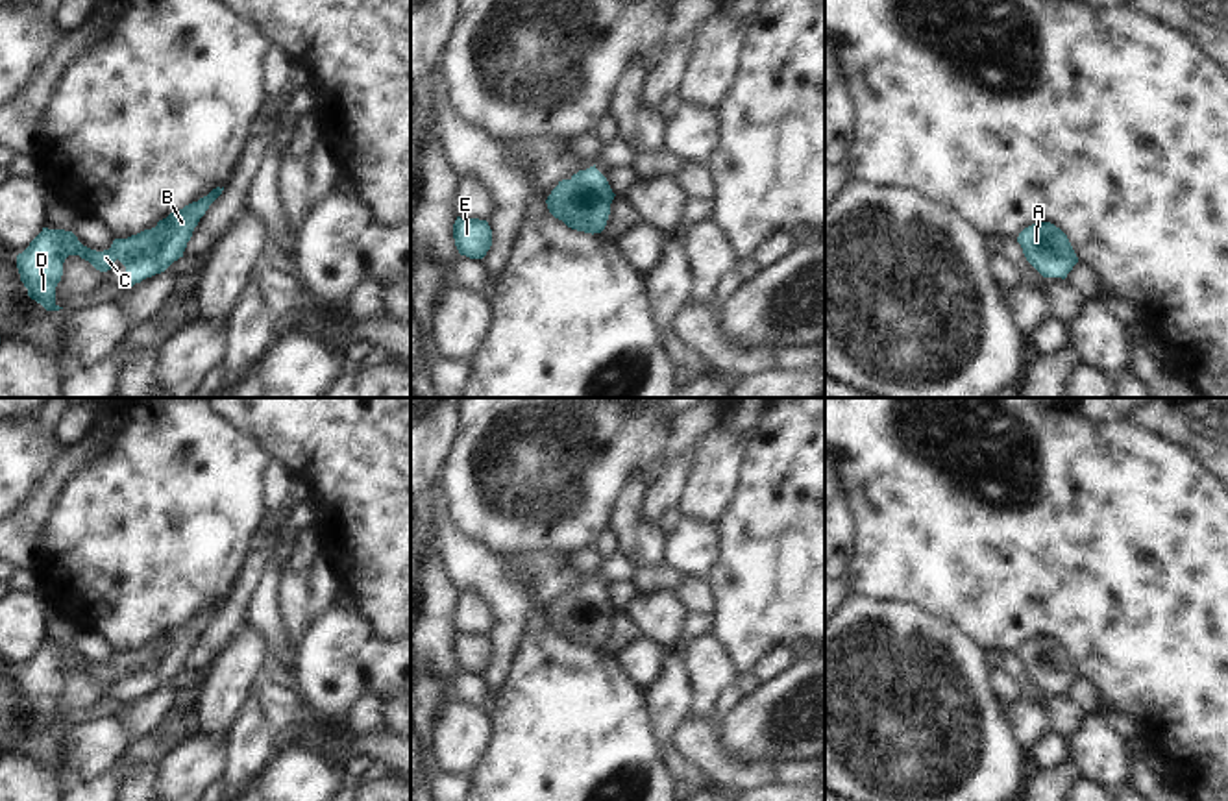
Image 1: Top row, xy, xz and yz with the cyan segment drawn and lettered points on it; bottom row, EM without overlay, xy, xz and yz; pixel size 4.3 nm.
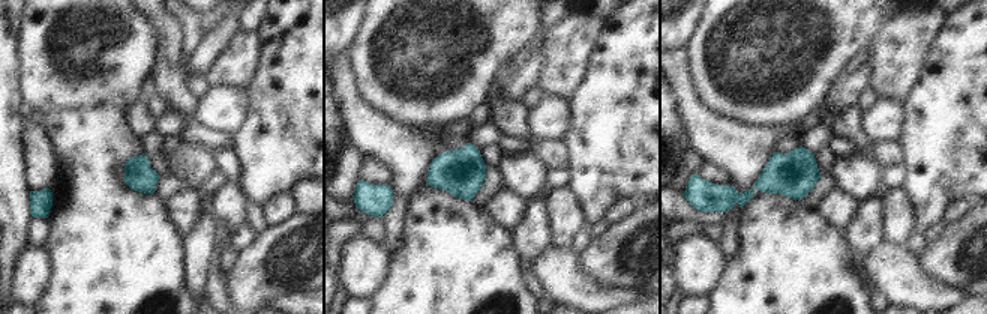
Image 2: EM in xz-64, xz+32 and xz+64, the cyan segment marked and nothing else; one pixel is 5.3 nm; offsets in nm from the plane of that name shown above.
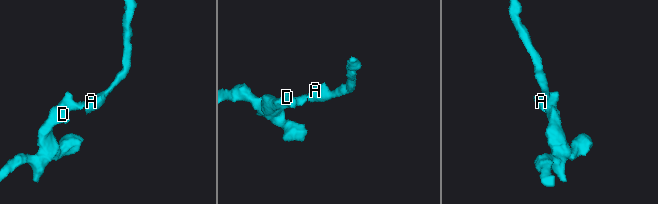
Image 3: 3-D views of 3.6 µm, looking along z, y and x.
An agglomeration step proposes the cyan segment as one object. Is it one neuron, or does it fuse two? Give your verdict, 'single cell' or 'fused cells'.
single cell

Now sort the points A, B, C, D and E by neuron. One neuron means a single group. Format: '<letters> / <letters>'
A B C D E

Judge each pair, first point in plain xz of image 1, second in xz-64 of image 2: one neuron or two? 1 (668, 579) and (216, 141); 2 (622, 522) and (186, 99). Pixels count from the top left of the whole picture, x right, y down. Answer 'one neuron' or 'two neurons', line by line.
1: one neuron
2: one neuron

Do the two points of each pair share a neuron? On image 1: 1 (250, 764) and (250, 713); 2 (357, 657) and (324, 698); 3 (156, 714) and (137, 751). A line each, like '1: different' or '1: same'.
1: same
2: same
3: different

